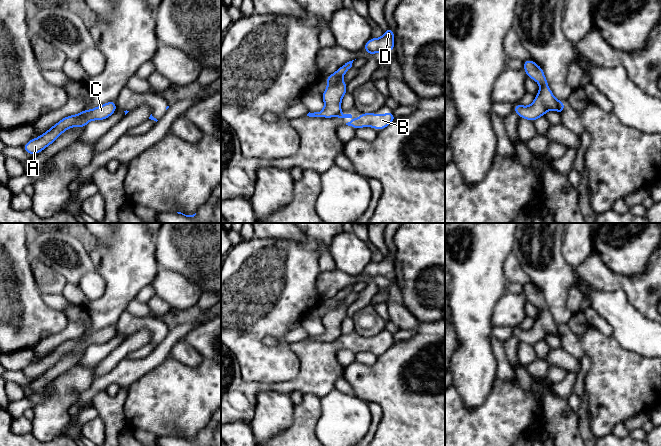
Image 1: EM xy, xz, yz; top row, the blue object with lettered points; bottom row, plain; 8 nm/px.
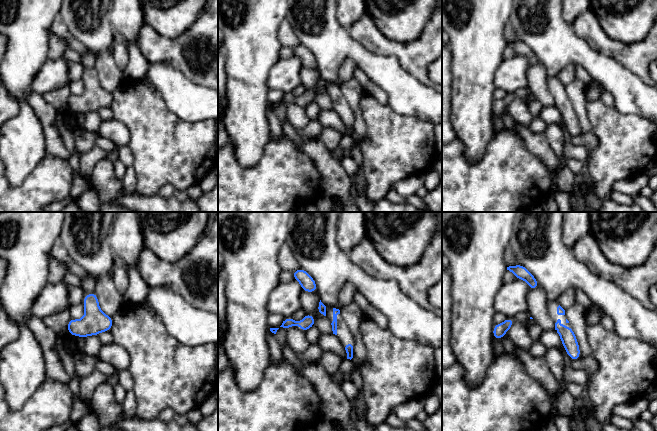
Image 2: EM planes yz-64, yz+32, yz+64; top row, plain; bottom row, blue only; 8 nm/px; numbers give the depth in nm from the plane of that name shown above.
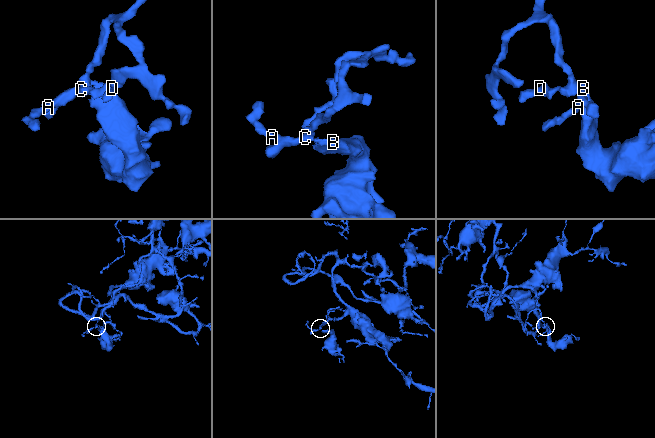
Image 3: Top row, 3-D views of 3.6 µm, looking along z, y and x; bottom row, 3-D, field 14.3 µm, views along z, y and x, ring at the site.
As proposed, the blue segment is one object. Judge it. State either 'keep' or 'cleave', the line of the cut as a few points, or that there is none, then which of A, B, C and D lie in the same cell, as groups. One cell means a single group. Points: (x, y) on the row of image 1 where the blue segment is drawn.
cleave; cut in yz along (557, 102), (558, 110); A C D / B

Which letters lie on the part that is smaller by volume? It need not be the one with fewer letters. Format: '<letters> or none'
B

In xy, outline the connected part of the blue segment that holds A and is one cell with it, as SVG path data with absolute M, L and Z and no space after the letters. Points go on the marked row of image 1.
M110 101L91 110L83 110L79 114L67 116L56 123L41 136L28 141L23 149L25 152L34 155L43 151L52 144L68 128L77 126L84 128L92 120L105 120L116 111L116 102Z

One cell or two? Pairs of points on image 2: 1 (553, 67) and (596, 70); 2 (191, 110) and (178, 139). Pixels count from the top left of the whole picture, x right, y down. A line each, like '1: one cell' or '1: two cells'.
1: one cell
2: two cells

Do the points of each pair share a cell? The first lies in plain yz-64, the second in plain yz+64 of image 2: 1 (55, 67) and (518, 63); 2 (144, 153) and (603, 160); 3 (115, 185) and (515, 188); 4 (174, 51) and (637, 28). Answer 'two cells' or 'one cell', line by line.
1: one cell
2: one cell
3: two cells
4: two cells

